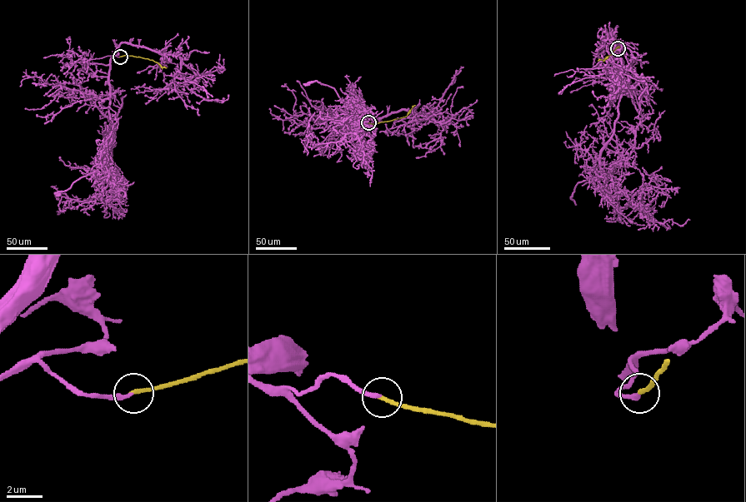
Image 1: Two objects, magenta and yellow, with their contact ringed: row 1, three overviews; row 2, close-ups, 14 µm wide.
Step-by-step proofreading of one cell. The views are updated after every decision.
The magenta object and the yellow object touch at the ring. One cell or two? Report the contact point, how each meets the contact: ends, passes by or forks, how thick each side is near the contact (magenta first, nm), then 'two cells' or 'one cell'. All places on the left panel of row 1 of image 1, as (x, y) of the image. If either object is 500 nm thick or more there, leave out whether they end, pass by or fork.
(120, 57) | magenta ends | yellow ends | 200/200 nm | one cell

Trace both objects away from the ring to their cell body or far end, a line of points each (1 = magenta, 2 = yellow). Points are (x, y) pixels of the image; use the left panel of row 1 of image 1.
1: (120, 57), (109, 69), (113, 137), (103, 191), (87, 201), (62, 196), (65, 210)
2: (119, 57), (147, 58), (166, 68)

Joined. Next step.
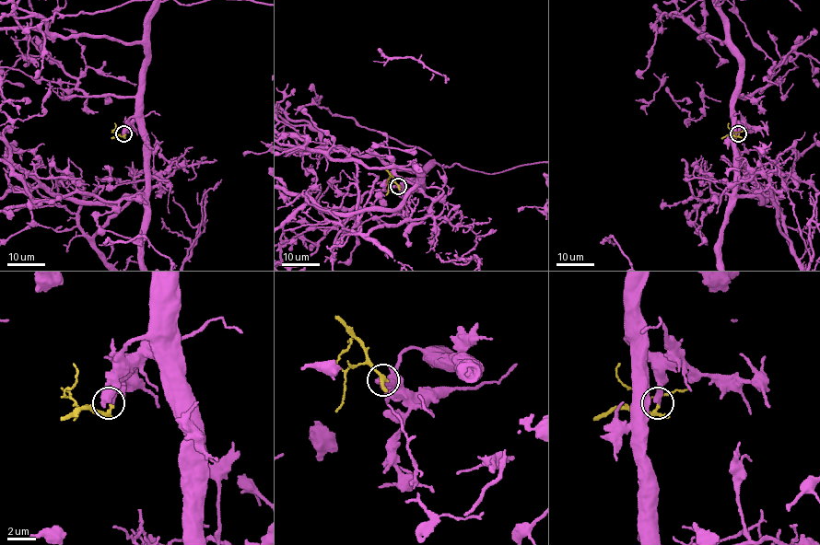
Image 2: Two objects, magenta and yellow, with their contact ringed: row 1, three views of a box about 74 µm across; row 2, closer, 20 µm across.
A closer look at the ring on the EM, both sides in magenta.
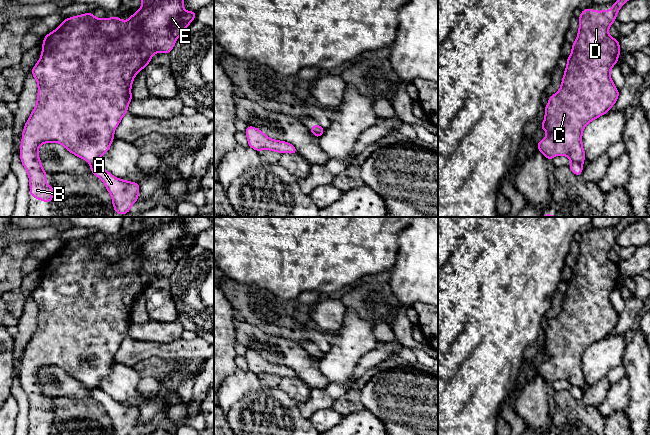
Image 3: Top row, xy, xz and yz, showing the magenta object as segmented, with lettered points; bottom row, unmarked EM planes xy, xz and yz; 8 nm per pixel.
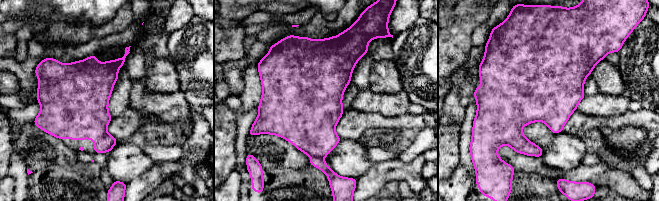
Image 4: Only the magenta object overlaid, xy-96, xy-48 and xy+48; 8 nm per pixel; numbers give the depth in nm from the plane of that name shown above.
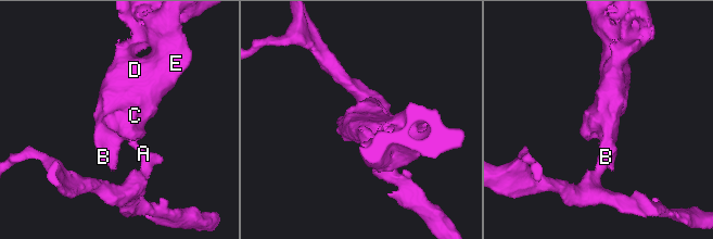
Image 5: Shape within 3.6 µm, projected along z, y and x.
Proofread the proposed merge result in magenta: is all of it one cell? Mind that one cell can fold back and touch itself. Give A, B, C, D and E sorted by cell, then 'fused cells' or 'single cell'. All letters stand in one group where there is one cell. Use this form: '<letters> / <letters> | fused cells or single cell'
A / B C D E | fused cells

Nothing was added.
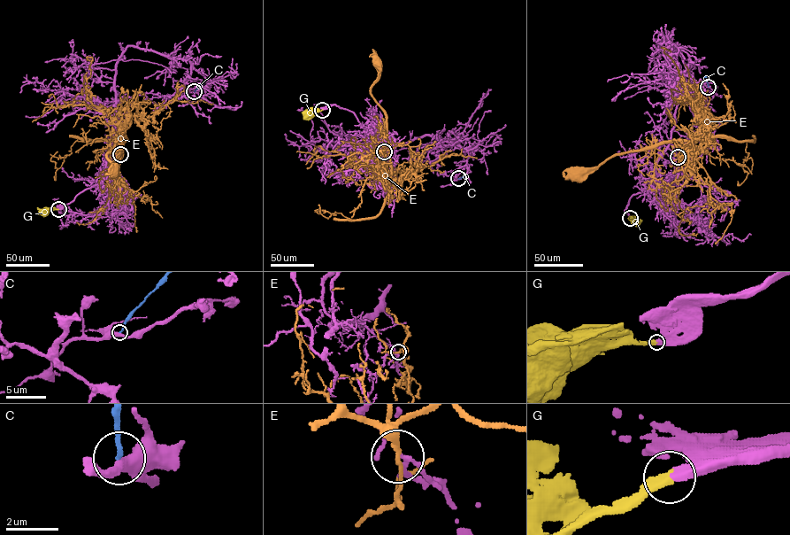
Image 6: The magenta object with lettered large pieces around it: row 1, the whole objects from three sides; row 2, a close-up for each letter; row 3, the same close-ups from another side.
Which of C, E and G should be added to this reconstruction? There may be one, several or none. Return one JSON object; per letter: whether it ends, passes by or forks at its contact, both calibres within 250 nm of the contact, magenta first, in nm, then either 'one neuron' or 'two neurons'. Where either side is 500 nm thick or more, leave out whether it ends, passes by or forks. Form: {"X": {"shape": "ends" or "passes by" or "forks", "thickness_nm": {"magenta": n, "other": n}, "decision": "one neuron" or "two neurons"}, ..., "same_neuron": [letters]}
{"C": {"shape": "ends", "thickness_nm": {"magenta": 360, "other": 170}, "decision": "two neurons"}, "E": {"shape": "passes by", "thickness_nm": {"magenta": 120, "other": 140}, "decision": "two neurons"}, "G": {"shape": "ends", "thickness_nm": {"magenta": 440, "other": 400}, "decision": "one neuron"}, "same_neuron": ["G"]}

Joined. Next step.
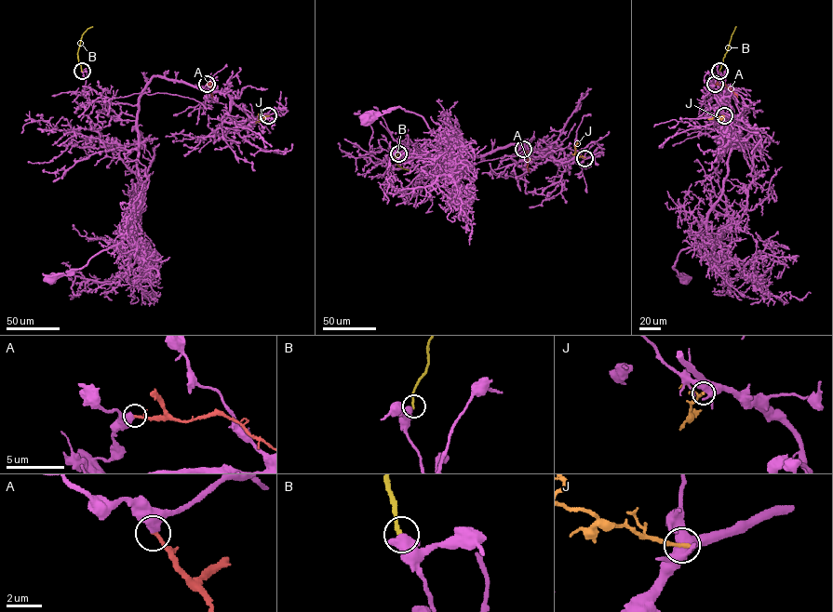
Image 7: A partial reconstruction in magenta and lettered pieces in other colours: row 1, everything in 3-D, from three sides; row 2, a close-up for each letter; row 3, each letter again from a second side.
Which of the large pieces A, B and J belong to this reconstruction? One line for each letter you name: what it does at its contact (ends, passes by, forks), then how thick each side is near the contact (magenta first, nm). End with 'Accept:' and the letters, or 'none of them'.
Accept: none of them

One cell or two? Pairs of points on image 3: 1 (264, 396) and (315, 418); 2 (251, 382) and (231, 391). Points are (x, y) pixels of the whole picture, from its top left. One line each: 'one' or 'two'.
1: two
2: one

